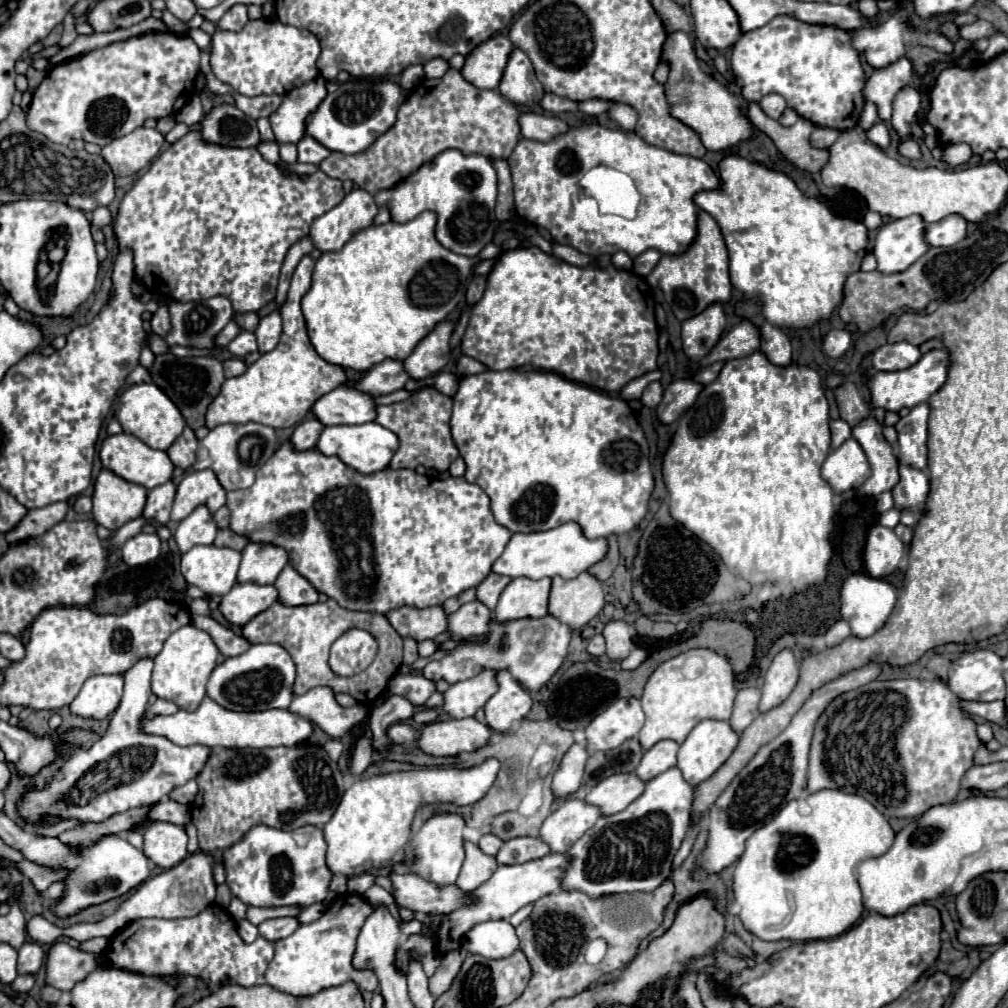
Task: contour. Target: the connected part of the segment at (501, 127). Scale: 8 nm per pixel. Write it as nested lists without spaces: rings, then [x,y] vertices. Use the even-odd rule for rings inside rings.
[[[449,69],[441,79],[425,81],[425,85],[411,91],[399,107],[395,127],[383,133],[367,151],[357,155],[331,153],[321,161],[319,169],[333,179],[351,179],[357,187],[375,195],[381,189],[391,189],[399,181],[405,181],[417,167],[447,149],[507,159],[519,141],[517,115],[517,107],[497,89],[477,89],[463,79],[461,71]]]

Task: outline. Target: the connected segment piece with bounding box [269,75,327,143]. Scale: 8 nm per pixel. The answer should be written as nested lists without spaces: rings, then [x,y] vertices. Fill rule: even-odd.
[[[319,75],[317,79],[283,95],[285,103],[281,103],[279,109],[269,115],[277,143],[299,143],[305,137],[307,117],[317,111],[321,99],[327,95],[325,83],[327,81]]]

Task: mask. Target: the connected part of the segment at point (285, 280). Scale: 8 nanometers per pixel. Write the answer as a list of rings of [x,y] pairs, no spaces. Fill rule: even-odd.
[[[305,237],[305,239],[301,239],[301,241],[297,241],[297,243],[289,249],[289,253],[287,253],[287,257],[285,257],[285,263],[283,263],[283,267],[281,267],[281,277],[279,277],[277,297],[275,297],[277,307],[281,307],[281,305],[285,303],[285,299],[287,299],[289,281],[291,281],[291,275],[293,275],[293,271],[295,271],[297,263],[301,261],[301,257],[309,255],[309,253],[311,253],[311,249],[313,249],[313,243],[311,243],[311,239],[309,239],[309,237]]]

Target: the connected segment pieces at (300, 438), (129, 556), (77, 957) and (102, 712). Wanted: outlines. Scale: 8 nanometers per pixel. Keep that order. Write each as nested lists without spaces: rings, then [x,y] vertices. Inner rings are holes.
[[[309,417],[303,423],[299,423],[295,427],[295,431],[293,431],[293,437],[291,437],[295,449],[305,451],[305,449],[315,447],[317,445],[317,439],[319,439],[319,435],[321,435],[323,429],[325,429],[325,425],[317,417]]]
[[[139,533],[123,545],[121,555],[129,567],[139,567],[149,561],[155,561],[159,549],[161,549],[161,541],[155,533]]]
[[[57,941],[47,949],[45,983],[67,993],[77,981],[85,979],[97,967],[95,953],[85,953],[63,941]]]
[[[95,675],[85,681],[69,709],[71,715],[77,717],[105,719],[119,707],[121,697],[123,697],[121,675]]]

